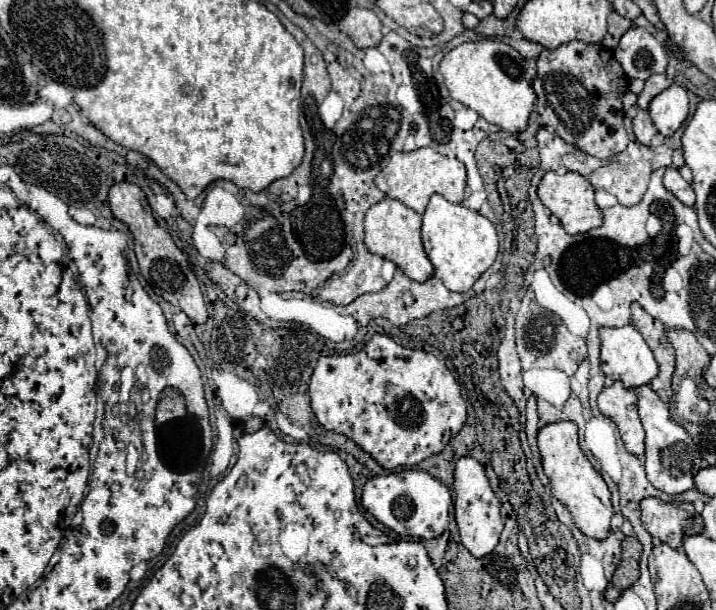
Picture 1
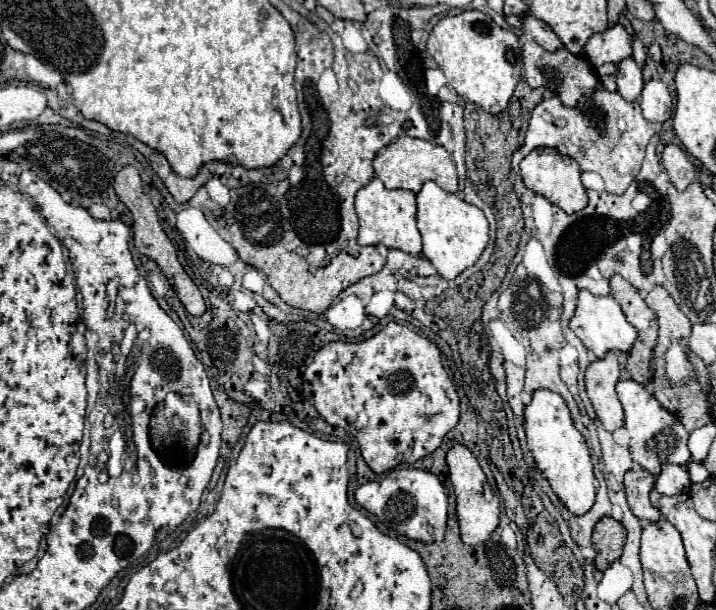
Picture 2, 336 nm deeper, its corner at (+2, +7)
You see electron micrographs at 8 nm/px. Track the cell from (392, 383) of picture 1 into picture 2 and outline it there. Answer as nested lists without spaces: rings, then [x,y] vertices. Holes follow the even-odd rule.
[[[389,322],[381,332],[363,342],[329,342],[321,346],[303,372],[303,396],[317,408],[325,422],[345,428],[359,436],[359,440],[363,434],[361,456],[375,474],[383,474],[401,462],[413,464],[435,452],[445,434],[455,428],[459,412],[459,396],[443,368],[439,348],[397,322]]]

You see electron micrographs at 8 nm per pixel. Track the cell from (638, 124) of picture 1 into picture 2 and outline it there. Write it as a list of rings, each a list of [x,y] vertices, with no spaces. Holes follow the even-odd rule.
[[[629,56],[629,60],[621,60],[621,64],[617,64],[615,80],[617,80],[617,92],[625,100],[629,100],[629,102],[637,100],[637,96],[641,94],[641,88],[643,88],[643,74],[641,74],[641,68],[637,66],[637,62],[633,60],[633,56]]]

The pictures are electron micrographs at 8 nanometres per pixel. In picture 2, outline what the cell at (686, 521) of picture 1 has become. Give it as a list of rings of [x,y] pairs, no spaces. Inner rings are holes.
[[[635,466],[625,474],[627,504],[639,520],[657,522],[661,516],[657,508],[653,508],[649,502],[649,492],[653,490],[653,482],[655,482],[655,476],[651,472],[645,472],[645,468],[641,466]]]

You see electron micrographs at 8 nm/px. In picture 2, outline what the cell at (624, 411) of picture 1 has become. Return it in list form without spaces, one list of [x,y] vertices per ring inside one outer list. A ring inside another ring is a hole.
[[[607,352],[605,358],[599,358],[599,360],[591,362],[587,366],[587,370],[585,370],[585,390],[587,390],[587,396],[591,398],[591,402],[595,406],[599,422],[609,432],[619,428],[619,426],[623,426],[623,408],[621,408],[621,402],[619,402],[617,392],[615,392],[615,384],[617,382],[619,382],[619,364],[617,364],[615,352]]]

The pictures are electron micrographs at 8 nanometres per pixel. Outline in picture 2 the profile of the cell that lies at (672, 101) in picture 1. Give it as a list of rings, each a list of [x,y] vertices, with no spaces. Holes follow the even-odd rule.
[[[649,80],[641,92],[641,110],[643,116],[651,122],[665,122],[673,114],[673,100],[669,88],[661,80]]]

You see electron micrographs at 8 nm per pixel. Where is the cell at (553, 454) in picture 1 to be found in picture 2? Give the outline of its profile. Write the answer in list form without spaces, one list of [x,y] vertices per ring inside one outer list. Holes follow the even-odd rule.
[[[545,388],[533,392],[533,400],[525,406],[525,436],[537,468],[549,480],[553,492],[567,506],[567,510],[571,514],[589,512],[597,490],[593,464],[591,464],[585,438],[573,426],[565,400]]]

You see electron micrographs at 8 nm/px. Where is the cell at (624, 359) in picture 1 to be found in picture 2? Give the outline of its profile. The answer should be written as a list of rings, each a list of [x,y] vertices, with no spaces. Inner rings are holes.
[[[589,290],[579,292],[575,314],[569,320],[569,328],[581,338],[587,350],[591,350],[597,358],[603,358],[607,350],[621,350],[629,352],[633,340],[637,338],[637,330],[625,320],[621,306],[615,302],[613,296],[595,296]]]

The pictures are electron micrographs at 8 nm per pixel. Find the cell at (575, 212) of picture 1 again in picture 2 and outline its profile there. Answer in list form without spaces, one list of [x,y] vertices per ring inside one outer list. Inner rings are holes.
[[[535,148],[521,160],[519,166],[521,166],[521,178],[523,178],[525,186],[529,190],[533,190],[535,194],[545,196],[551,204],[559,206],[567,214],[575,214],[587,206],[589,200],[587,200],[587,192],[581,184],[581,170],[573,158],[559,154],[555,148]]]

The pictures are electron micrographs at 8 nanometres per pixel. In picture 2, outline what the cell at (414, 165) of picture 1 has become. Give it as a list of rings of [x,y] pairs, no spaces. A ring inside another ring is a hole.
[[[411,136],[395,138],[385,150],[381,150],[375,156],[373,168],[377,172],[377,178],[385,184],[385,188],[405,188],[411,192],[419,192],[423,182],[433,180],[445,192],[457,192],[457,170],[455,170],[453,158],[445,148],[437,144],[429,144],[427,140],[419,140]]]

